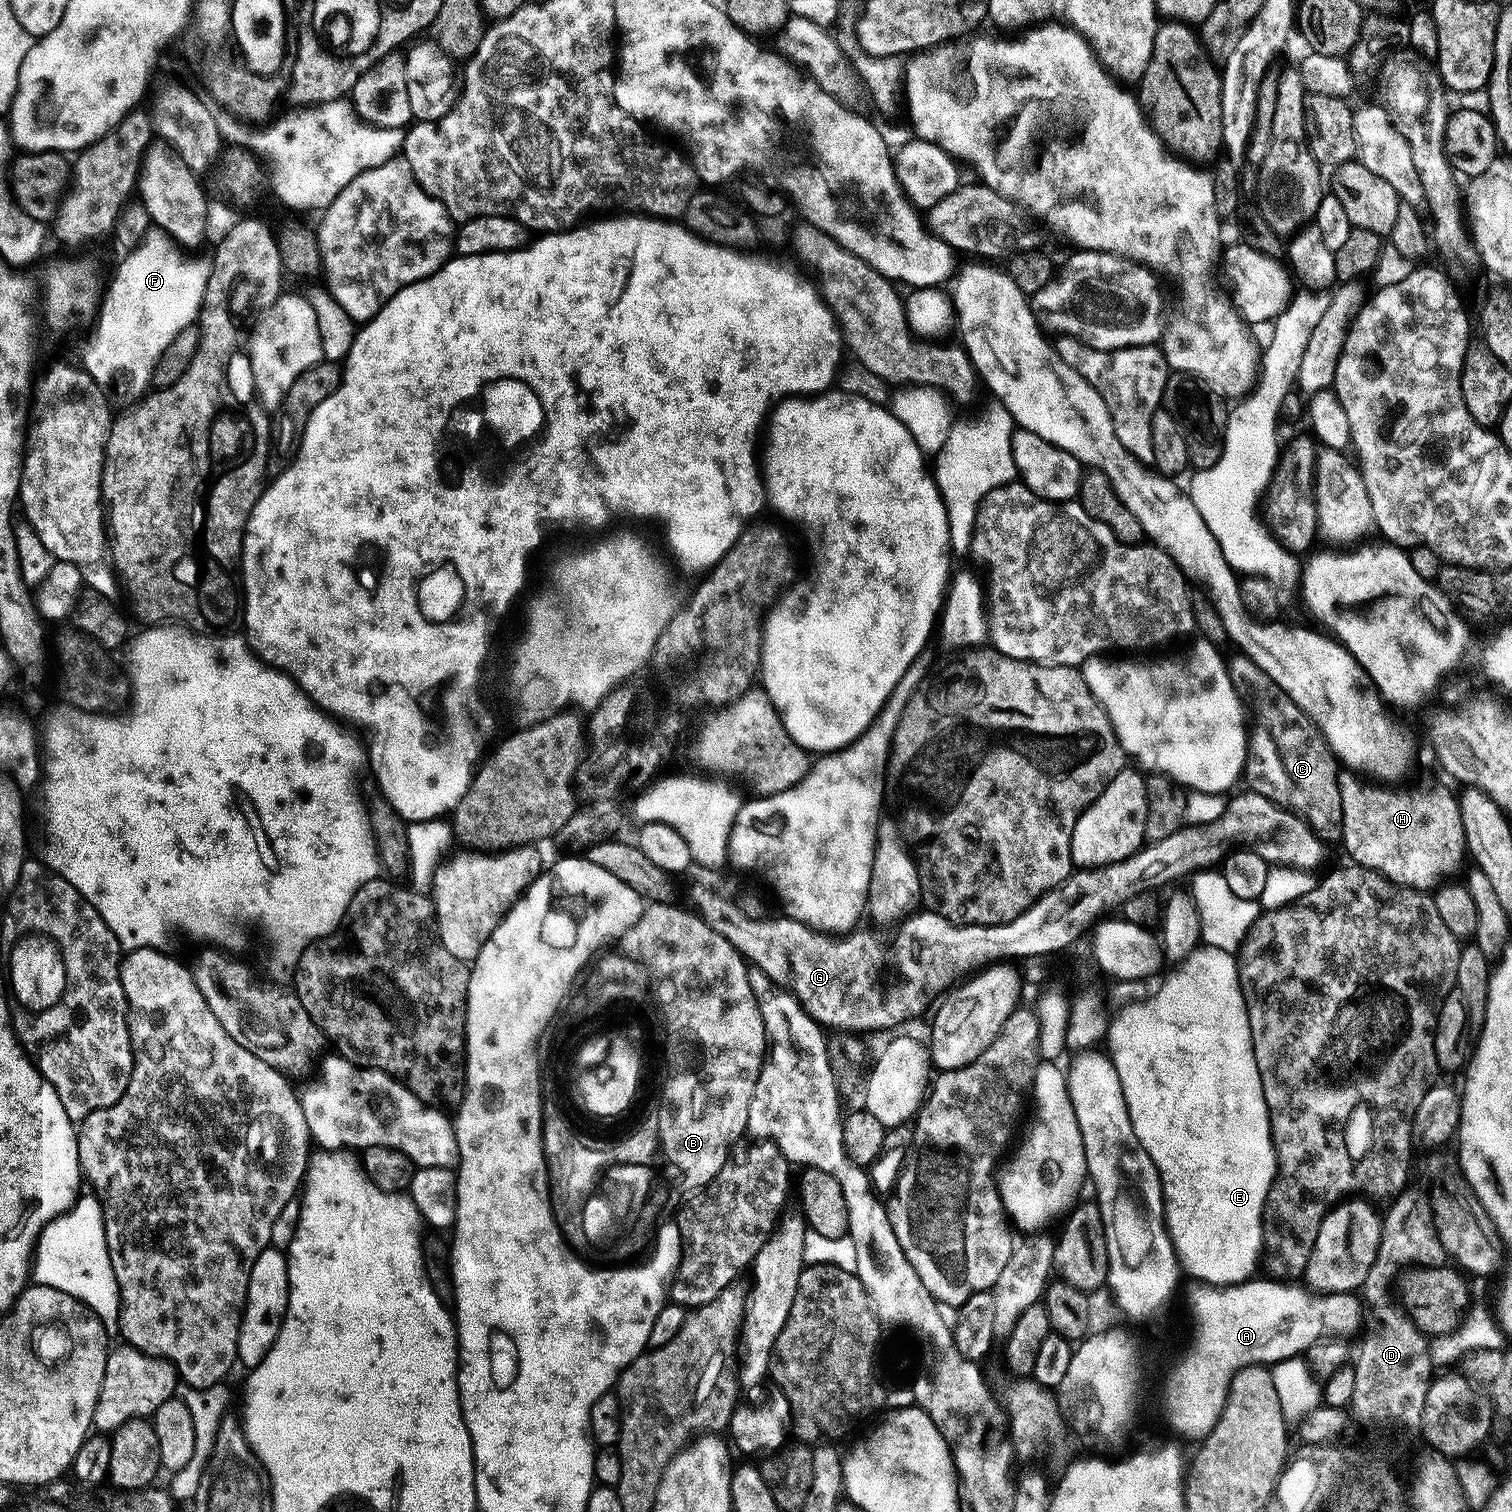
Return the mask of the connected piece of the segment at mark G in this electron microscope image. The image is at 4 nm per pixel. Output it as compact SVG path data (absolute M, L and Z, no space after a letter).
M769 916L765 920L755 921L754 926L764 929L759 938L734 936L730 938L732 946L745 961L761 969L776 983L783 981L784 970L789 966L793 995L806 1012L811 1014L813 1020L823 1027L832 1026L834 1030L850 1034L894 1028L920 1014L922 1016L932 1001L925 992L908 990L907 981L902 978L883 991L884 1002L880 1008L876 1004L876 998L862 1000L862 994L858 994L858 976L862 976L862 964L870 964L871 931L854 930L837 938L785 916Z

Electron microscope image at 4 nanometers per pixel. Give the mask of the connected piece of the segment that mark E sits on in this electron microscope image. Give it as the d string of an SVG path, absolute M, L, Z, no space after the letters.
M1199 946L1184 960L1180 961L1172 968L1173 972L1164 980L1164 985L1149 998L1145 1004L1132 1004L1129 1008L1124 1008L1120 1013L1115 1013L1114 1019L1109 1023L1108 1033L1106 1037L1107 1055L1112 1061L1112 1065L1118 1070L1118 1082L1122 1082L1122 1094L1126 1098L1126 1110L1130 1114L1130 1126L1134 1126L1134 1134L1138 1138L1138 1142L1142 1142L1142 1146L1146 1150L1146 1154L1150 1154L1150 1158L1154 1162L1154 1166L1160 1171L1160 1182L1164 1189L1164 1223L1168 1230L1168 1237L1172 1239L1172 1246L1176 1249L1176 1259L1179 1267L1183 1269L1189 1277L1204 1281L1207 1284L1217 1286L1237 1286L1244 1281L1253 1279L1256 1268L1256 1263L1261 1263L1262 1249L1264 1246L1264 1203L1268 1200L1268 1191L1272 1185L1272 1179L1276 1177L1276 1151L1272 1145L1272 1131L1270 1130L1270 1122L1268 1121L1268 1107L1264 1101L1264 1091L1262 1090L1262 1078L1258 1074L1258 1062L1254 1062L1254 1050L1252 1049L1252 1039L1250 1038L1250 1022L1246 1014L1246 1006L1242 998L1242 990L1240 989L1240 970L1238 967L1238 960L1235 955L1226 950L1216 949L1213 946Z

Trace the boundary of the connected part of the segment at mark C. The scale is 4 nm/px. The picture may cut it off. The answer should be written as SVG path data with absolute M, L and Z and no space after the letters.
M1236 654L1227 665L1233 684L1248 684L1252 704L1256 707L1256 717L1250 720L1251 791L1295 812L1321 840L1339 841L1344 831L1341 765L1324 740L1324 732L1248 656Z

